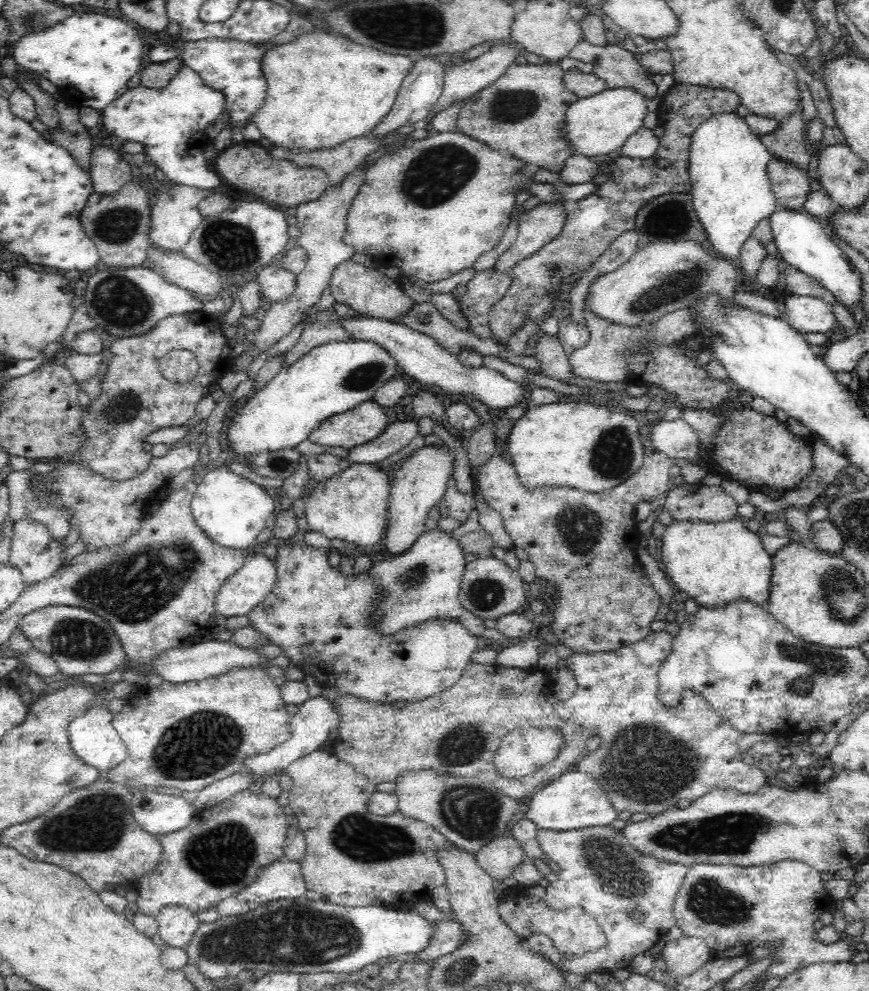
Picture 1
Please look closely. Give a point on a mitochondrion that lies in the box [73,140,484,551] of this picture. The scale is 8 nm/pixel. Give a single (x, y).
(120, 304)

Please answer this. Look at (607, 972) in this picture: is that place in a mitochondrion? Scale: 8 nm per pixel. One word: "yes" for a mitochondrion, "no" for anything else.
no

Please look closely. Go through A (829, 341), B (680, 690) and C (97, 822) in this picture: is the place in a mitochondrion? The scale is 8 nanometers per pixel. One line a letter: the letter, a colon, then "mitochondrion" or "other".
A: other
B: other
C: mitochondrion

